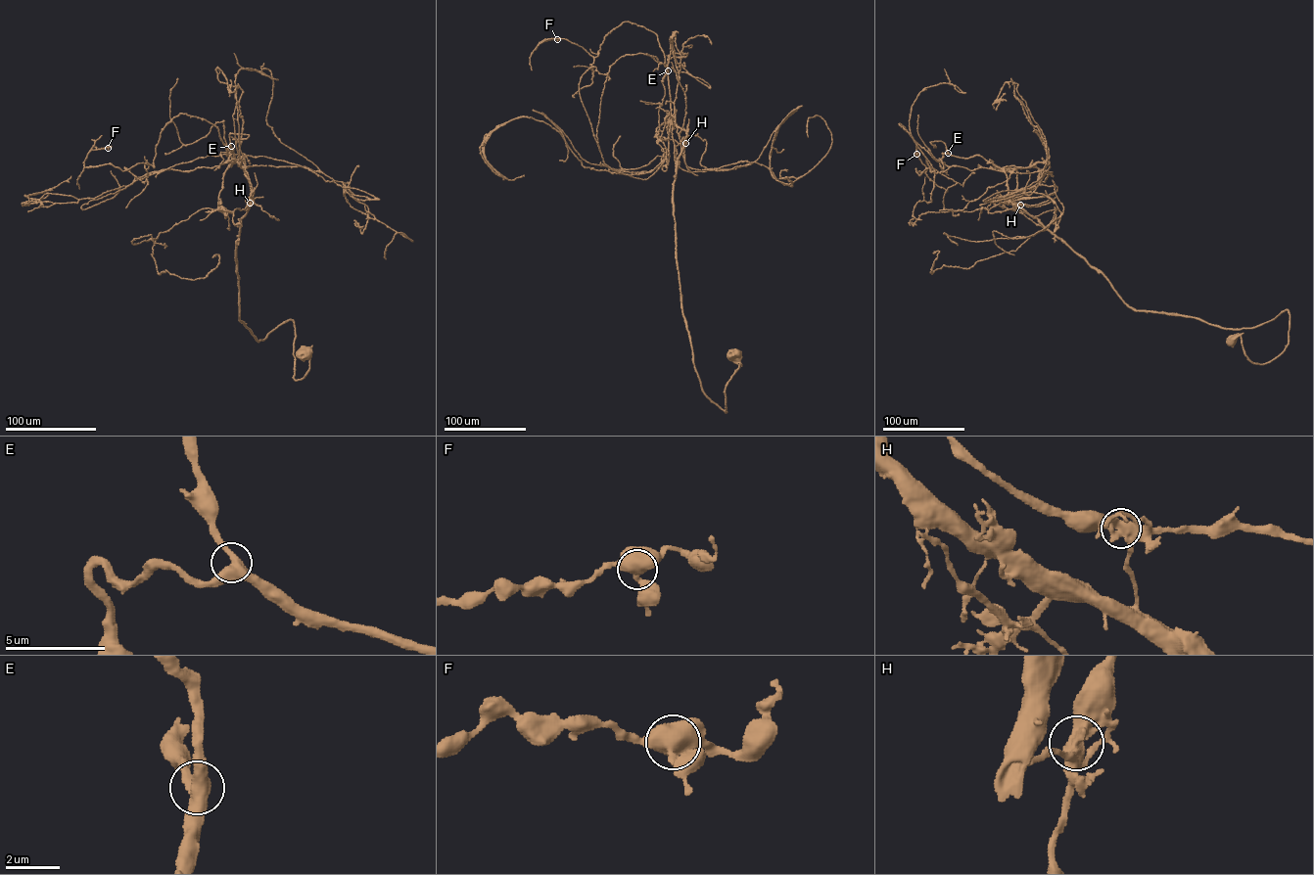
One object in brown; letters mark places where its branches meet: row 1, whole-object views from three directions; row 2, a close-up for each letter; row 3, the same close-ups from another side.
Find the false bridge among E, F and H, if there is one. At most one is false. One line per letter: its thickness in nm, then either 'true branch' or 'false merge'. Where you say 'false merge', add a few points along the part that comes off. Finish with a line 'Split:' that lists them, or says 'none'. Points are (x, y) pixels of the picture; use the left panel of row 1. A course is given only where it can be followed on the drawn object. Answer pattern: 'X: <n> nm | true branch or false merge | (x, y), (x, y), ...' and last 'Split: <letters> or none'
E: 440 nm | true branch
F: 440 nm | true branch
H: 440 nm | false merge | (250, 203), (257, 197), (263, 197)
Split: H

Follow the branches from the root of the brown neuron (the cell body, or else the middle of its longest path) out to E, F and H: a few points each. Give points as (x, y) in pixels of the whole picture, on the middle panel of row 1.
E: (733, 353), (726, 412), (703, 391), (682, 313), (673, 189), (686, 131), (671, 114), (668, 70)
F: (733, 353), (726, 412), (682, 313), (686, 131), (657, 35), (625, 22), (595, 57), (536, 49), (557, 39)
H: (733, 353), (740, 364), (726, 388), (726, 412), (702, 390), (682, 310), (673, 189), (678, 158), (685, 143)

